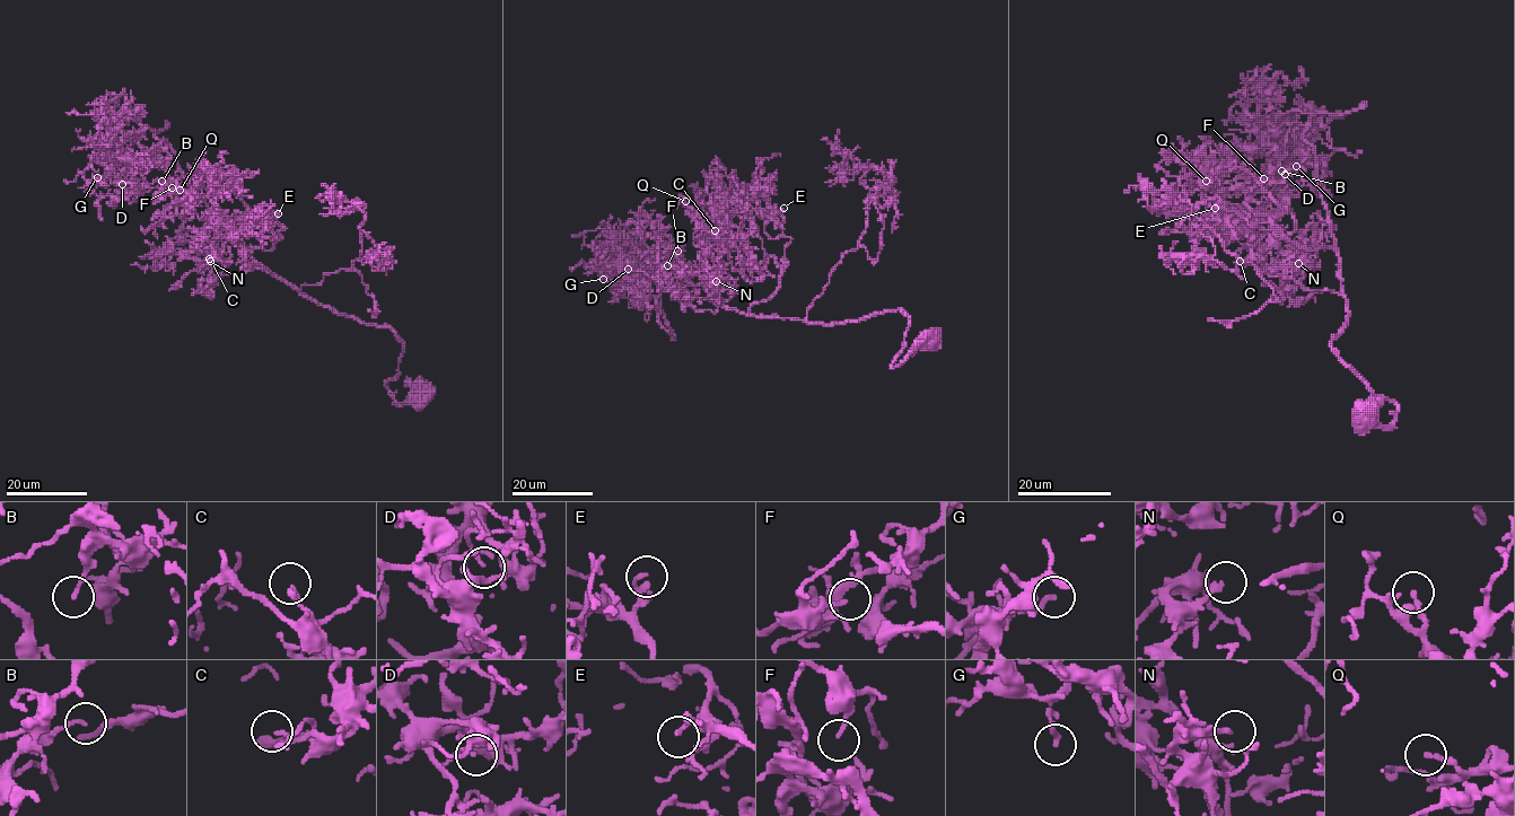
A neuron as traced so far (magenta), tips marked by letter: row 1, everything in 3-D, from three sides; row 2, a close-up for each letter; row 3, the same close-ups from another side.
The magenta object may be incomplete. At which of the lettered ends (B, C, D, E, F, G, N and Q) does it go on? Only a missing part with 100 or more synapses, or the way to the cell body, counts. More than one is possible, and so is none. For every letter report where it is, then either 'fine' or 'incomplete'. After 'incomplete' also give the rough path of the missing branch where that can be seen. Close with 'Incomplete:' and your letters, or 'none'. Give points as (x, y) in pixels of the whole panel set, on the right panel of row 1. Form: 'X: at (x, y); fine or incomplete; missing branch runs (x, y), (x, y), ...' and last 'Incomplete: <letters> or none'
B: at (1281, 170); fine
C: at (1240, 261); fine
D: at (1285, 174); fine
E: at (1215, 208); incomplete; missing branch runs (1215, 208), (1203, 198), (1179, 209), (1161, 207), (1152, 211), (1145, 225)
F: at (1263, 178); fine
G: at (1296, 166); fine
N: at (1298, 263); fine
Q: at (1206, 181); fine
Incomplete: E

